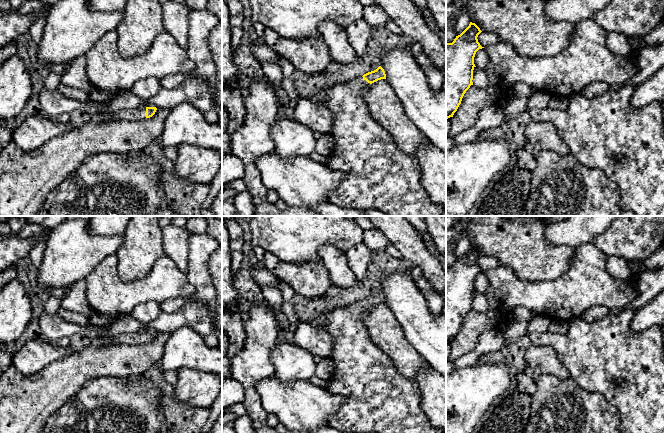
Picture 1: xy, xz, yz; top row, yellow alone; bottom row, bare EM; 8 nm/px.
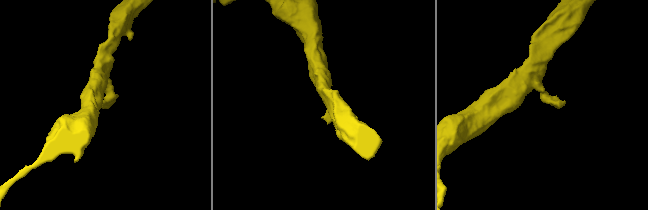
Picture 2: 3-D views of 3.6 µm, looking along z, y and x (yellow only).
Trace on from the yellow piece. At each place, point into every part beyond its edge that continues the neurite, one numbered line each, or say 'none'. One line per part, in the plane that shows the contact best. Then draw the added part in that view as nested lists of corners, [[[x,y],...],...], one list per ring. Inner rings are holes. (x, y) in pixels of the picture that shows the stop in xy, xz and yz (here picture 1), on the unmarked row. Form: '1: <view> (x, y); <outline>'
1: xy (139, 337); [[[142,329],[132,333],[124,333],[112,337],[112,344],[136,345],[146,343],[146,330]]]

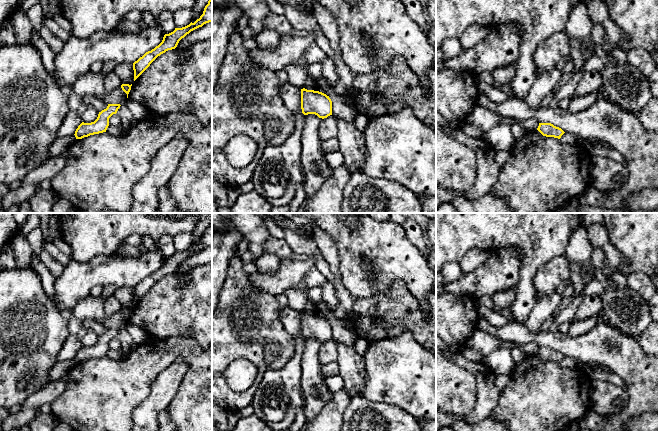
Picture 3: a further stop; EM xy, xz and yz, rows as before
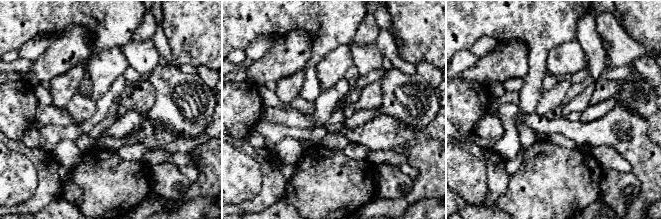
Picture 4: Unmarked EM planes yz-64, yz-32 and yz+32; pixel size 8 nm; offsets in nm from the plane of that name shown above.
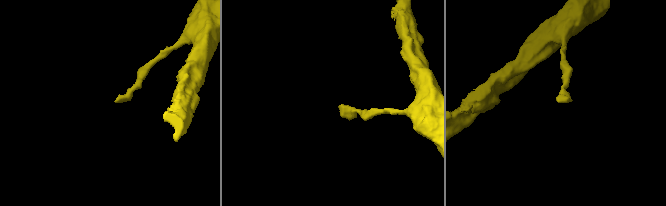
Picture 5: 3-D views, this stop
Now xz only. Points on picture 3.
none

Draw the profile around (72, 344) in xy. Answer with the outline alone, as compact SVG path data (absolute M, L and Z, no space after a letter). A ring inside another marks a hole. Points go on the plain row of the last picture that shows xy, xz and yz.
M69 335L57 355L57 362L74 359L76 353L81 347L82 343L78 336Z

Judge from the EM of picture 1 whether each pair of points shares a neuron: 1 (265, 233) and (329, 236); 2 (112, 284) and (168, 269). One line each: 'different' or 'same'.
1: same
2: same

